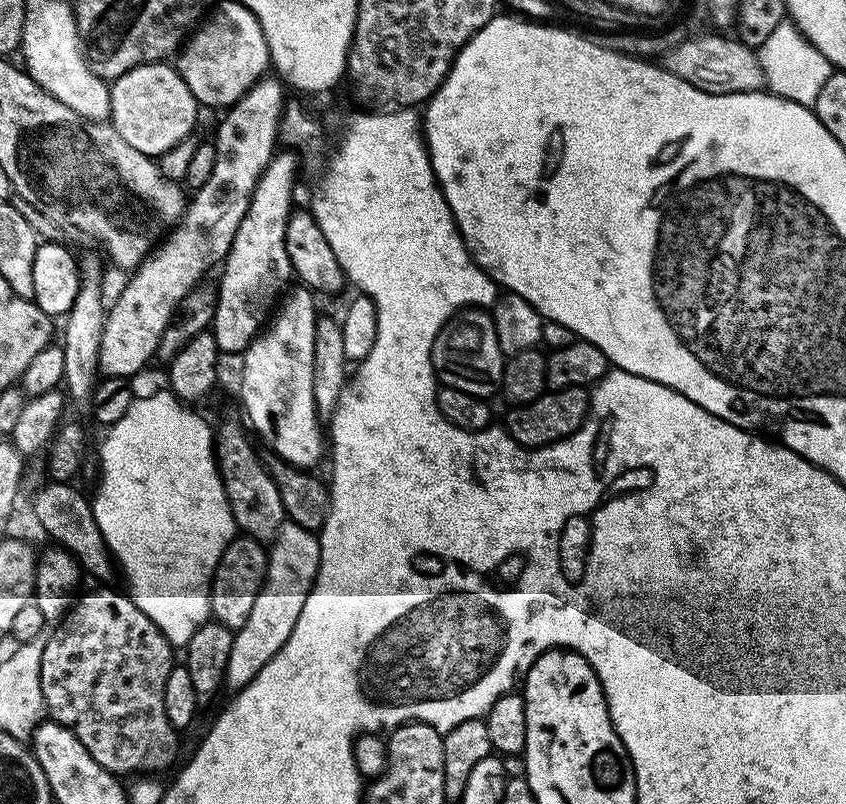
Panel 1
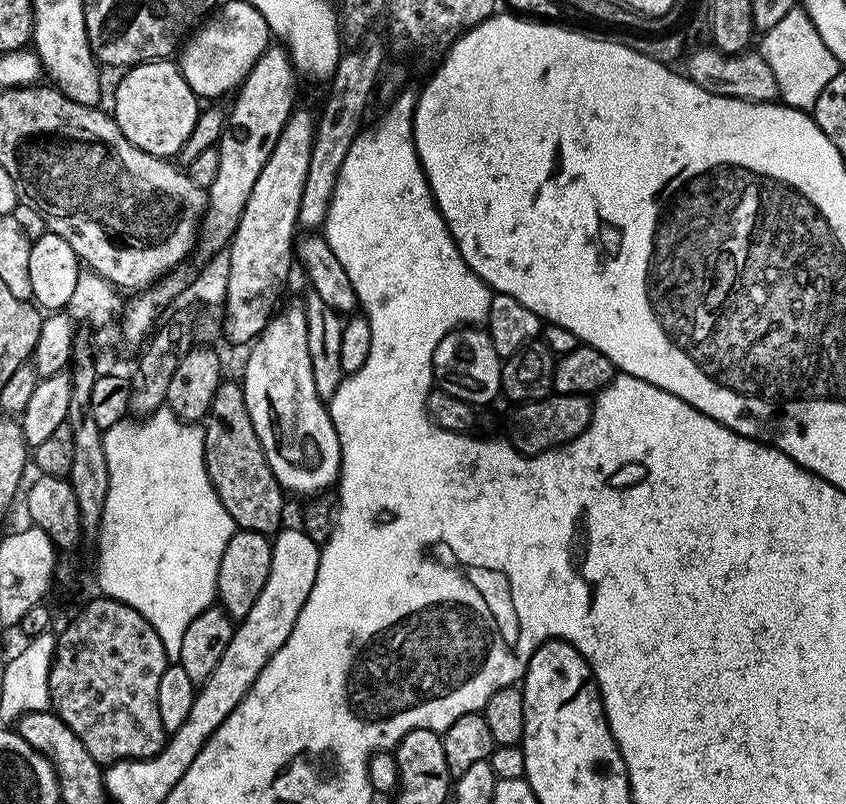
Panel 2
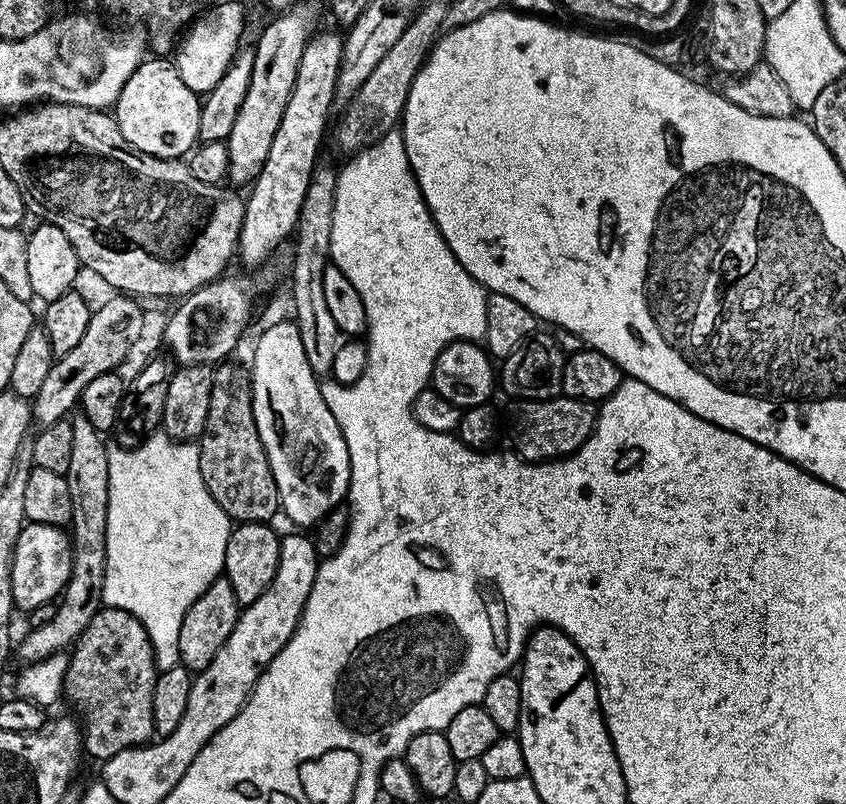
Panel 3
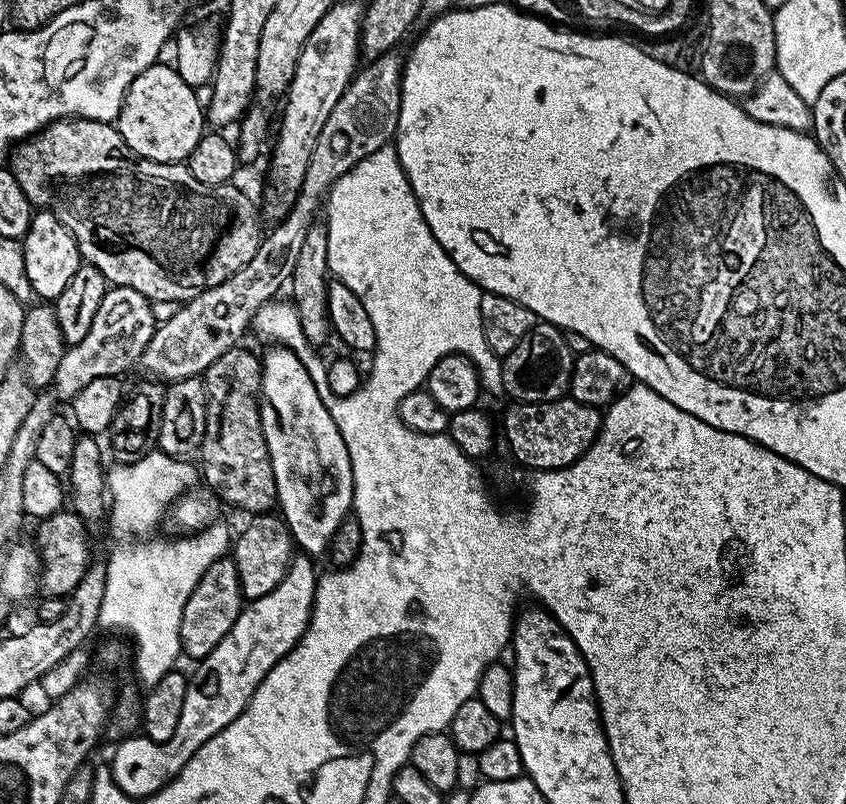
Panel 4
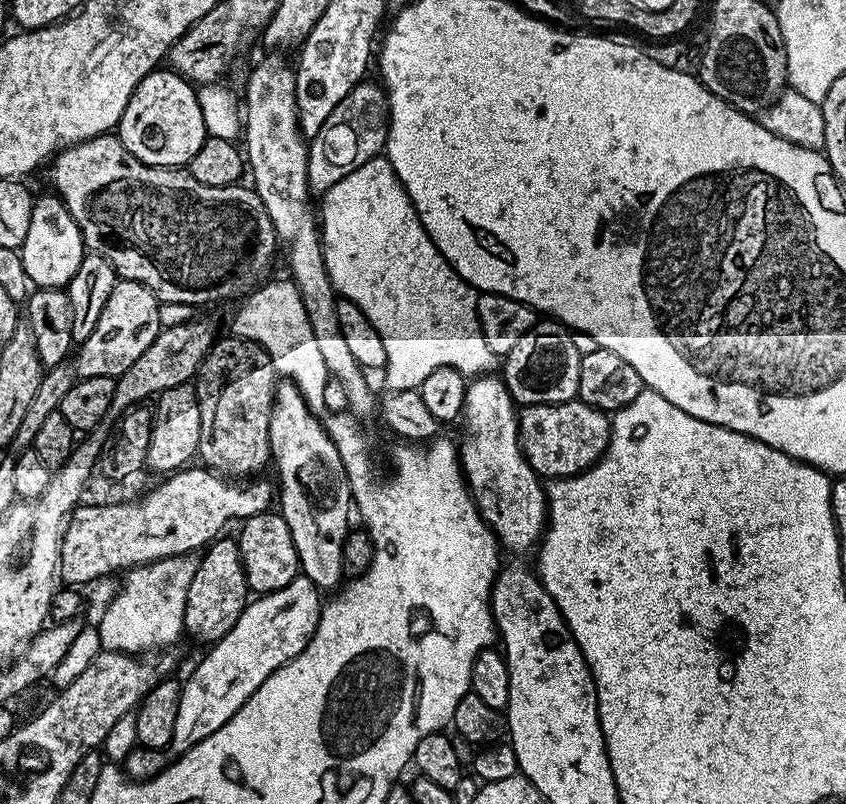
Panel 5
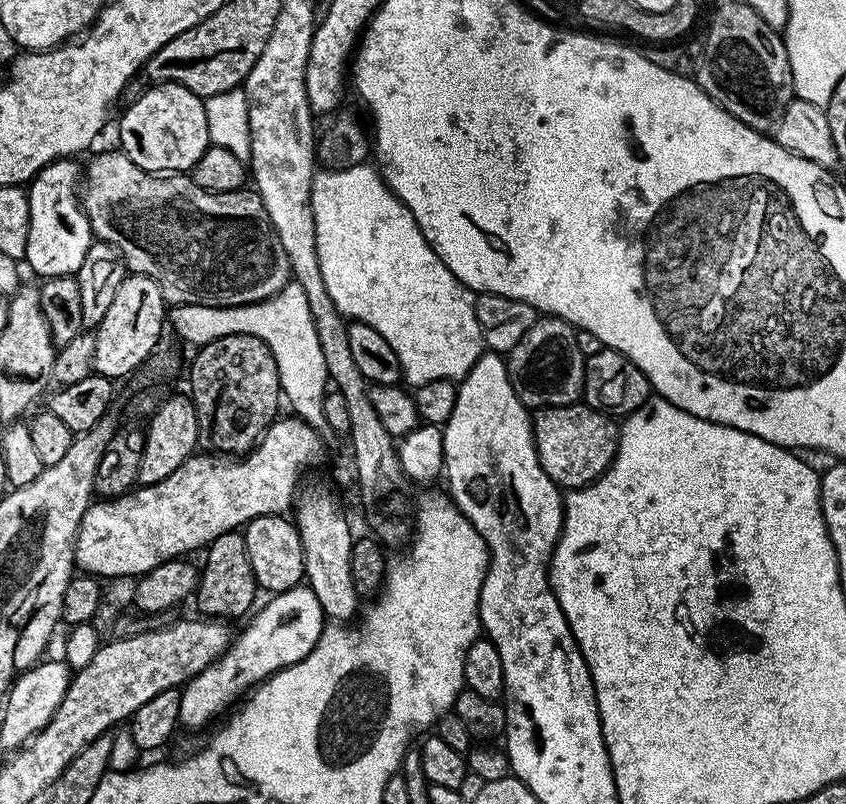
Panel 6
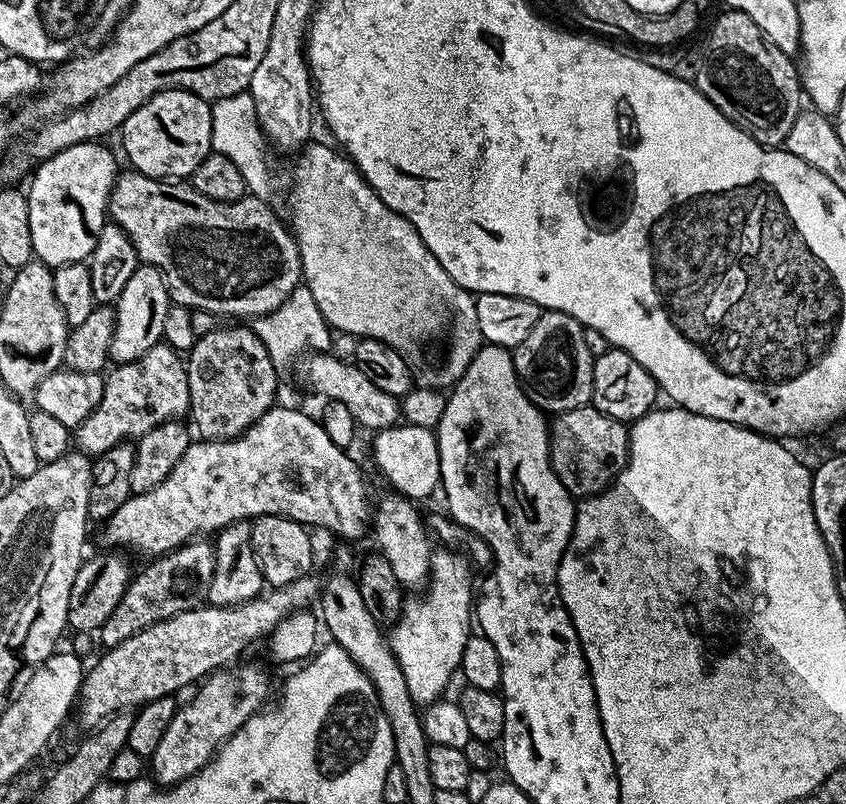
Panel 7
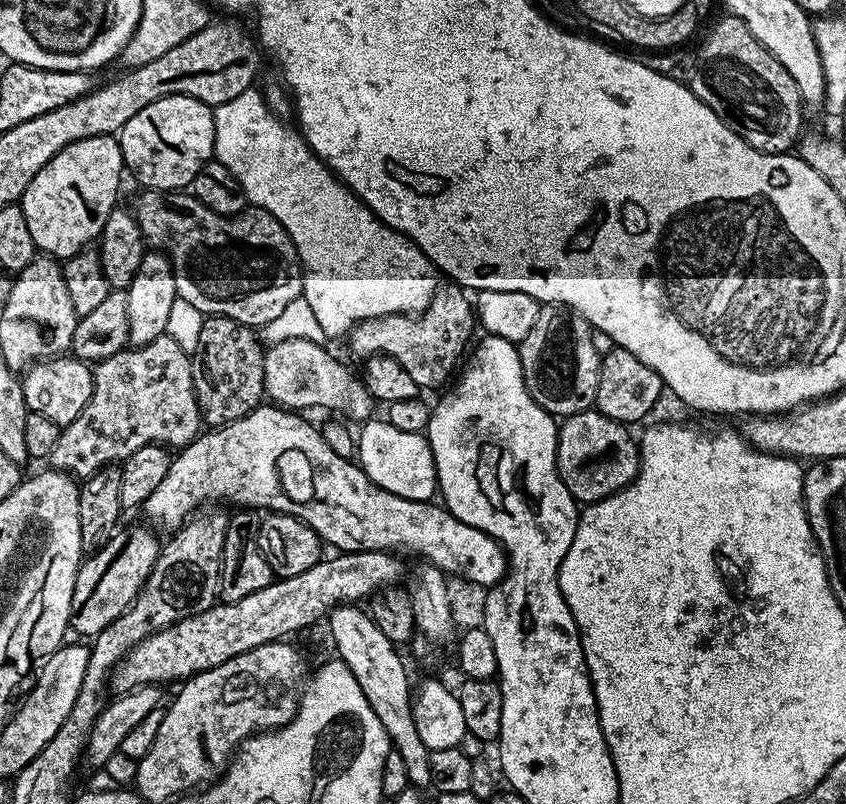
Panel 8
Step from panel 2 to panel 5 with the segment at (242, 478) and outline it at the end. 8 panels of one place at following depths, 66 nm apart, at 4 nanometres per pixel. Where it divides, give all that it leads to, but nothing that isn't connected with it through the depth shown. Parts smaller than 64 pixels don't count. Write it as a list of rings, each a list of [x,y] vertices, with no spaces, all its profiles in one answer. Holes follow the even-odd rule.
[[[233,334],[225,340],[217,339],[204,355],[194,377],[198,406],[202,410],[202,434],[198,438],[198,460],[203,467],[215,470],[225,478],[252,478],[272,460],[270,446],[270,418],[276,397],[278,373],[272,365],[271,354],[254,341]]]

